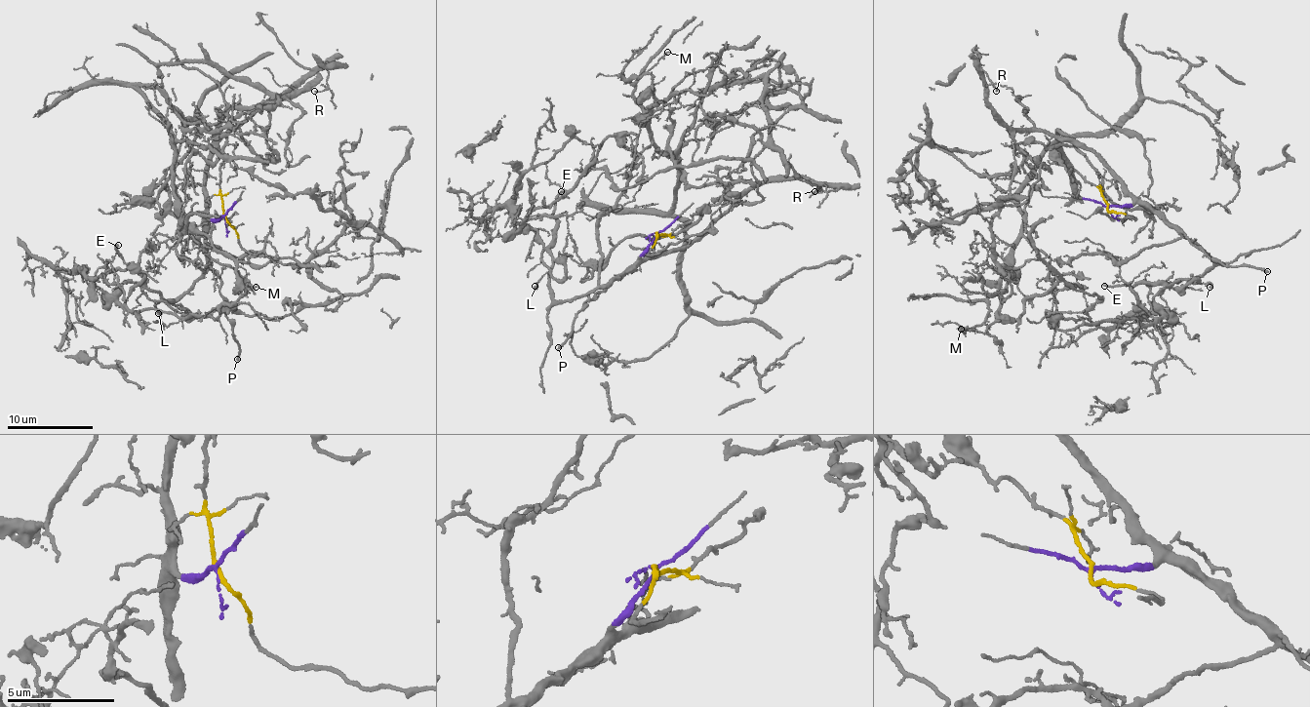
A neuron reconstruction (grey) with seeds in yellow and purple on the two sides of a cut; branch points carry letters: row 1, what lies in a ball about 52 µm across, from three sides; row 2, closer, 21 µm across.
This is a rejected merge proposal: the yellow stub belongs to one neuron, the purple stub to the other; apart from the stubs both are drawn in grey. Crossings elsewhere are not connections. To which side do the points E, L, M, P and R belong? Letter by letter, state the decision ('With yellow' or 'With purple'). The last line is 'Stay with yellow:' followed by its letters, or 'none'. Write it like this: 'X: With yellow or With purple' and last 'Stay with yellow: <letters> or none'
E: With purple
L: With purple
M: With yellow
P: With purple
R: With purple
Stay with yellow: M

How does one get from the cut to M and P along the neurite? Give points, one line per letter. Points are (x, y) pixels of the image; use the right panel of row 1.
M: (1109, 208), (1052, 153), (1072, 143), (1058, 132), (1020, 193), (1022, 237), (1000, 317), (982, 332), (960, 330)
P: (1109, 208), (1135, 204), (1180, 231), (1213, 259), (1233, 267), (1249, 263), (1268, 271)

